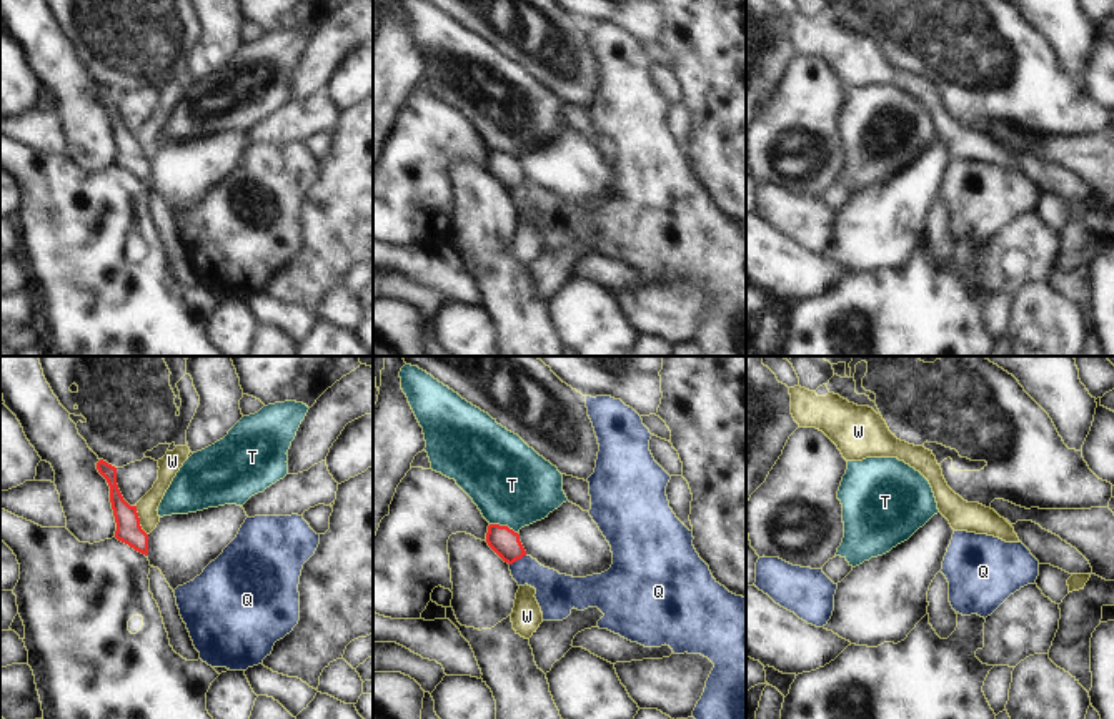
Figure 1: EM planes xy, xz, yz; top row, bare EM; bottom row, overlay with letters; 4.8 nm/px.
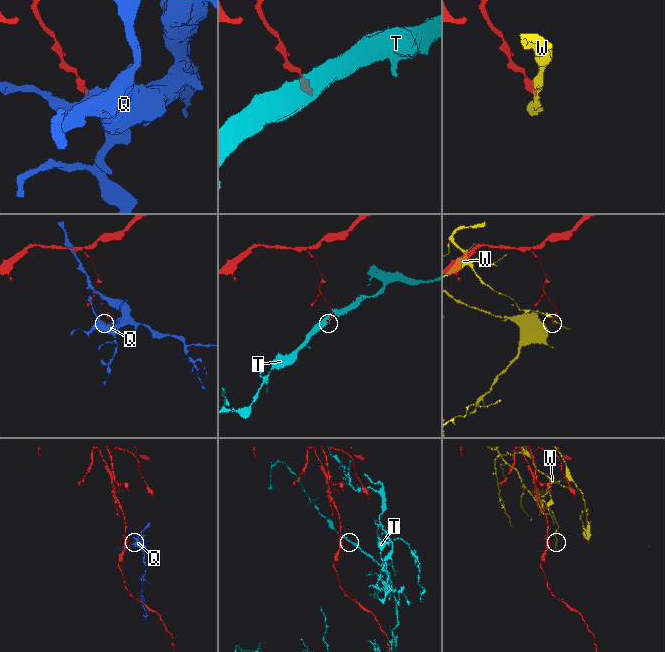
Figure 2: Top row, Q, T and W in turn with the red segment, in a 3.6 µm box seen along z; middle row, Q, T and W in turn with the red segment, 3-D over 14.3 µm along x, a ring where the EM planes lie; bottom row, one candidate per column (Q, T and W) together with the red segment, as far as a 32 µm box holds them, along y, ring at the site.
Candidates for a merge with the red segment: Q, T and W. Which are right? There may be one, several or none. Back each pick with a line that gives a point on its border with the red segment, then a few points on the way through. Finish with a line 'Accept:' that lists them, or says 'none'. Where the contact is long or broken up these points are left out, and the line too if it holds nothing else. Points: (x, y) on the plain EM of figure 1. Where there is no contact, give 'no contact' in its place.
Accept: none

